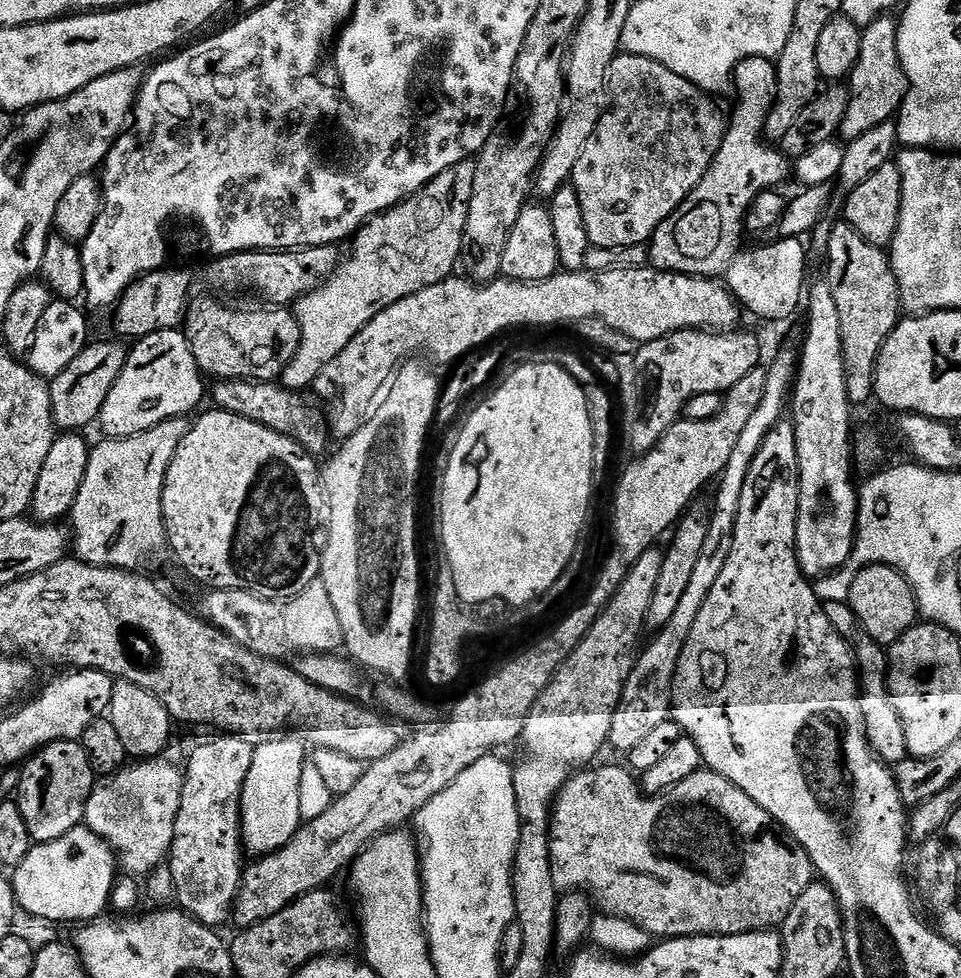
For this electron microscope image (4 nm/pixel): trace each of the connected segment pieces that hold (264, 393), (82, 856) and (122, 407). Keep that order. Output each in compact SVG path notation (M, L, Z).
M216 380L210 388L210 400L215 407L222 412L239 414L247 420L258 422L267 428L273 428L284 436L291 436L293 440L309 452L309 454L320 452L330 441L330 432L326 427L326 420L311 408L304 404L303 395L289 392L283 386L277 386L272 382L251 382L245 380Z
M81 826L54 842L33 846L30 854L26 854L26 858L11 873L10 879L21 913L29 912L30 915L37 916L40 920L49 920L52 924L79 925L81 922L95 922L107 913L104 911L109 911L112 890L118 883L116 872L118 873L116 853L87 826Z
M183 331L158 332L139 341L135 349L129 351L128 361L124 363L122 374L114 382L114 390L106 398L106 406L102 406L98 428L104 431L103 435L109 440L125 440L131 436L138 436L149 432L168 420L179 420L187 417L203 400L206 400L206 383L198 362L194 358L192 348L188 345L188 337Z

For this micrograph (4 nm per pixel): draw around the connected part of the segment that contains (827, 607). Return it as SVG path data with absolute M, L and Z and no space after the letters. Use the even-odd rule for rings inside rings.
M847 602L824 604L824 613L826 618L830 618L836 633L847 640L854 649L860 681L862 718L872 751L885 764L898 766L904 760L909 759L909 754L906 746L906 730L902 730L902 718L898 718L898 710L892 705L892 695L888 692L888 658L885 649L876 644L874 638L870 638L870 634L864 632L864 628L858 622L854 610Z

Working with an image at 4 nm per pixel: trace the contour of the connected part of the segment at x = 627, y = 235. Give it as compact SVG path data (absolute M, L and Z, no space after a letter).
M617 55L610 73L610 103L607 105L604 117L598 122L590 142L586 142L586 146L582 150L582 158L578 158L570 181L570 187L578 194L578 202L582 202L582 216L586 218L586 234L590 238L592 247L618 249L633 248L639 244L647 245L658 228L679 213L684 199L702 182L706 170L710 170L710 166L722 146L726 116L725 113L720 113L720 108L716 103L717 101L707 92L694 86L686 78L674 74L674 70L662 66L662 62L654 62L645 56Z

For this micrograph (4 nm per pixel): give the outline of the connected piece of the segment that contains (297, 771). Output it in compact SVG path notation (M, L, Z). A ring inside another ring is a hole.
M296 736L268 738L254 747L254 762L246 776L243 802L240 804L240 830L245 849L256 858L271 856L284 848L302 827L302 770L306 763L304 744Z

